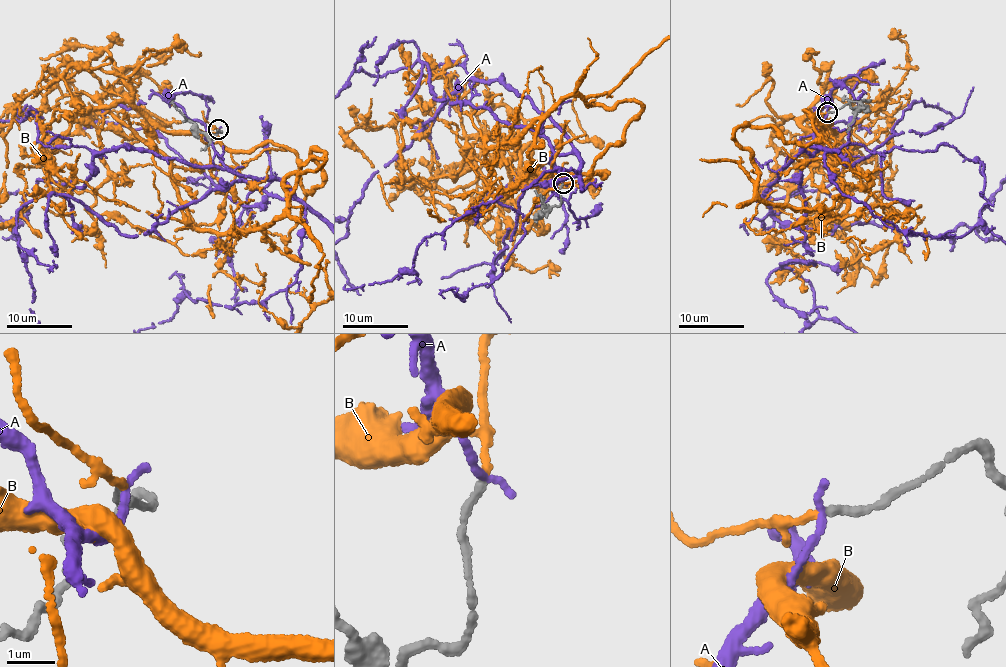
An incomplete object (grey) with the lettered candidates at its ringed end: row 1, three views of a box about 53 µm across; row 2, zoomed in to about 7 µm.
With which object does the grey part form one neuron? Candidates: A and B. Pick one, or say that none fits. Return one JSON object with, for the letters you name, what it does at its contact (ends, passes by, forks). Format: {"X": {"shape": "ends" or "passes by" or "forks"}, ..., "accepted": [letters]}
{"B": {"shape": "passes by"}, "accepted": ["B"]}

